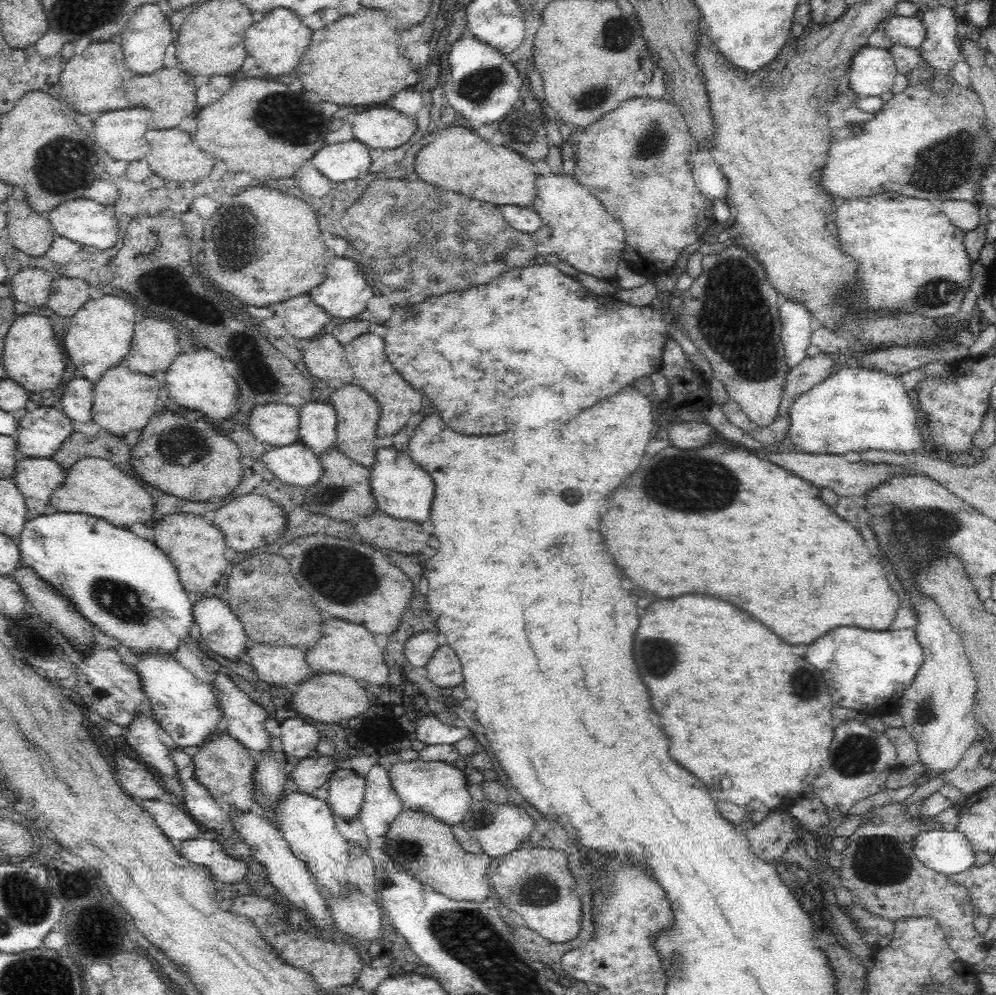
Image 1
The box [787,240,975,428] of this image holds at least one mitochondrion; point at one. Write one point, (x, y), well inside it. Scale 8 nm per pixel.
(936, 293)

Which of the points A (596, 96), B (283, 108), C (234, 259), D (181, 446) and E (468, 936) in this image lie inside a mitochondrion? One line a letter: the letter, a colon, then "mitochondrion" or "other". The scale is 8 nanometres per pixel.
A: mitochondrion
B: mitochondrion
C: mitochondrion
D: mitochondrion
E: mitochondrion

